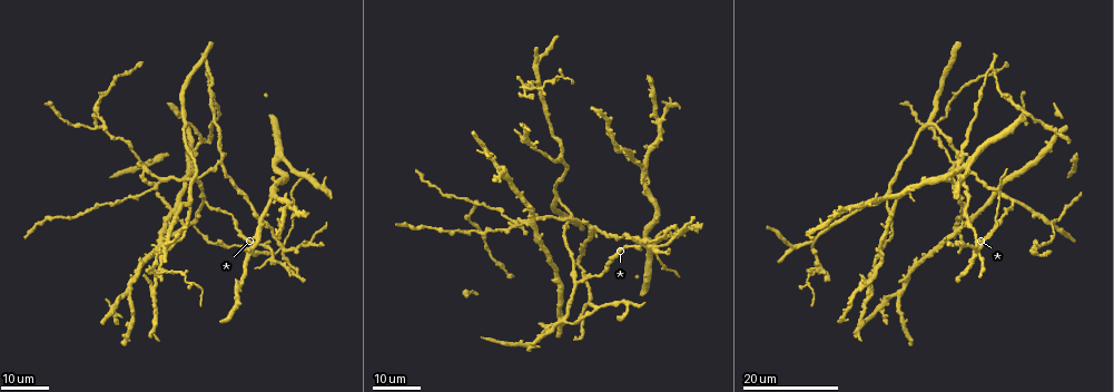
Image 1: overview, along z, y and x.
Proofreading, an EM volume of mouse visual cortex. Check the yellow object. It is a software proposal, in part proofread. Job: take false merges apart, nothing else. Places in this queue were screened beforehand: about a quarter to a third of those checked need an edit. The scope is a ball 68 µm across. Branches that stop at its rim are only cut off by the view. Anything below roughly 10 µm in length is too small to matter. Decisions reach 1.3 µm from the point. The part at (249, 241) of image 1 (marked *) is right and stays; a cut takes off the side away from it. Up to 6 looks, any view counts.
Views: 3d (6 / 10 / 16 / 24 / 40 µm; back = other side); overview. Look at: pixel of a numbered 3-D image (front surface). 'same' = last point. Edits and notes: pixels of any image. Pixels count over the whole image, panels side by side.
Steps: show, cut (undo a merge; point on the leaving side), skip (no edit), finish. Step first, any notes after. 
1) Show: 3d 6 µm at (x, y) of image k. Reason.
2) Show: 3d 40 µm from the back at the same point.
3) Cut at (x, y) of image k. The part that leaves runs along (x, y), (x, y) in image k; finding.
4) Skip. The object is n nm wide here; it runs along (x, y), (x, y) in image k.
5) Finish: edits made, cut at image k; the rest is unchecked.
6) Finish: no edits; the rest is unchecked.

Show: 3d 16 µm at (161, 178) of image 1. Thin arm on a thick one.

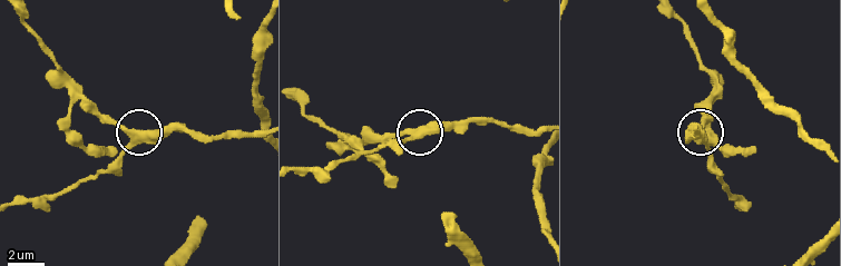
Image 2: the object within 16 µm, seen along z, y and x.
Show: 3d 10 µm at (413, 135) of image 2.

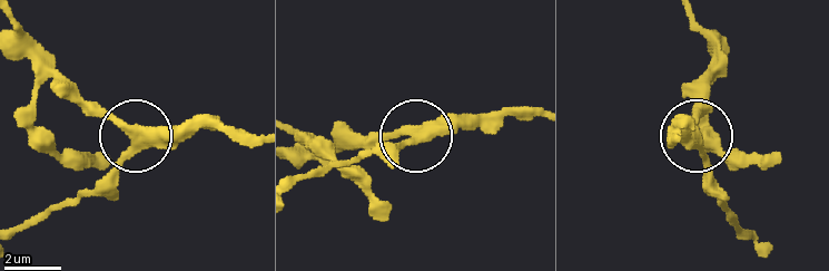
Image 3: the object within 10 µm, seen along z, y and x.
Skip. The side arm is 36 µm long; it runs along (256, 139), (206, 125), (141, 127), (127, 154), (79, 202) in image 3; all the same cell.

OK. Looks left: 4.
Show: 3d 24 µm at (661, 120) of image 1. Four-way junction.

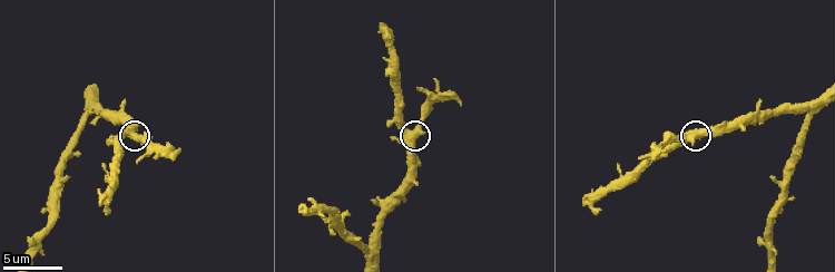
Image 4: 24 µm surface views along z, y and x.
Show: 3d 10 µm at (412, 133) of image 4.

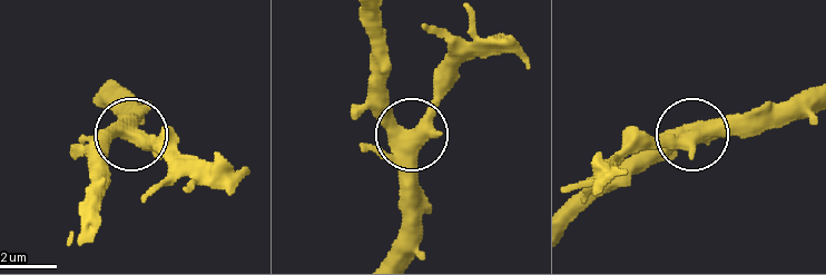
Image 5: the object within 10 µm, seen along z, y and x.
Show: 3d 6 µm at (412, 136) of image 5.

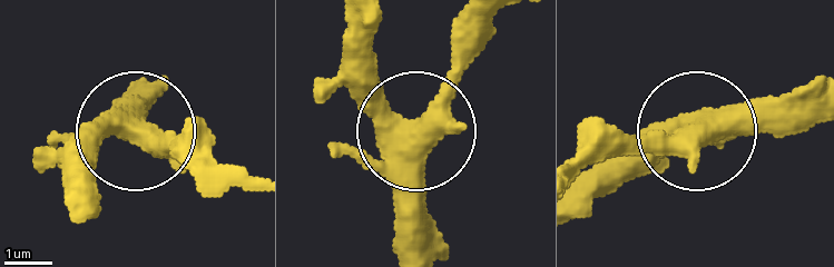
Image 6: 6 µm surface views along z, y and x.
Skip. 4 arms meet here; it runs along (403, 243), (411, 136), (494, 31) in image 6; one cell here.

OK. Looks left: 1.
Finish: no edits; the rest is unchecked.

